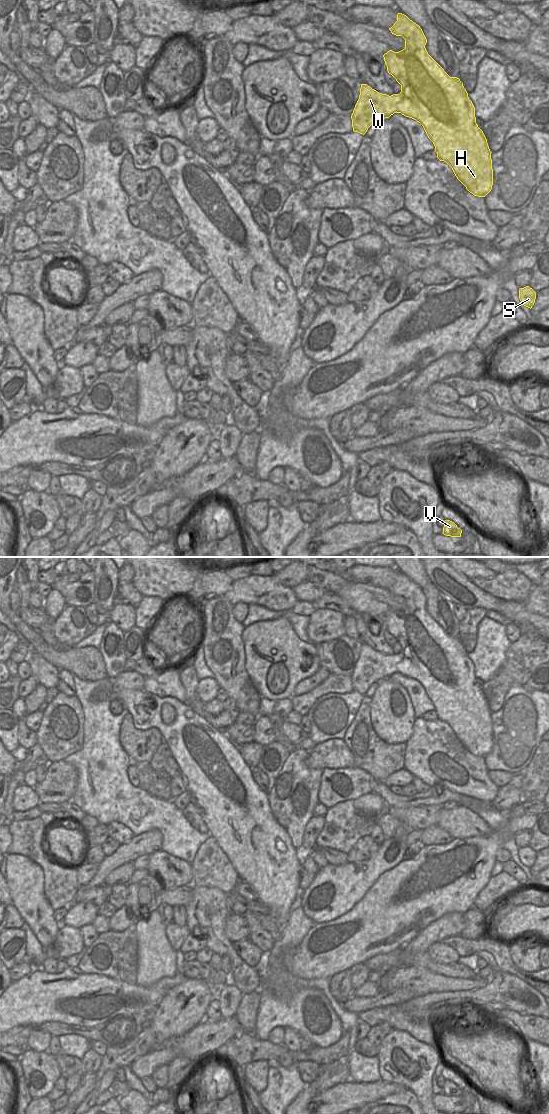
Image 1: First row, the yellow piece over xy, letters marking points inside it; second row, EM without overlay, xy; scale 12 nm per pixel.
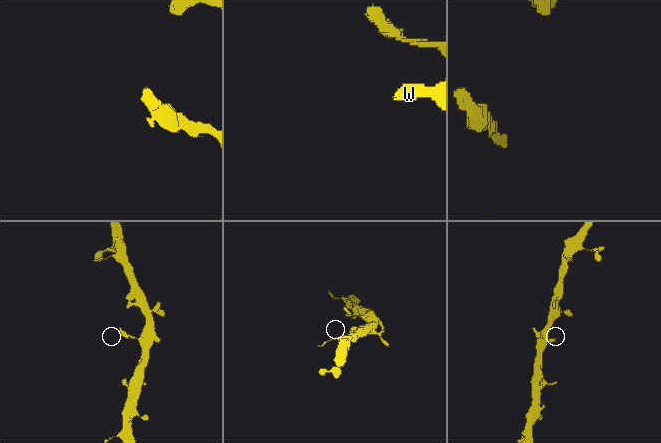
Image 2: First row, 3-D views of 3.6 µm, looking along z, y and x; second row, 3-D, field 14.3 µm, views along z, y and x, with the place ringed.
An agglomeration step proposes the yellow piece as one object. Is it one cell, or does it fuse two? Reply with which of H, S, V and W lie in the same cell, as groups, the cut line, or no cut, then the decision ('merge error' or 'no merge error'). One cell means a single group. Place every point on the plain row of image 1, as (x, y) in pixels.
groups H S V W; cut none; no merge error

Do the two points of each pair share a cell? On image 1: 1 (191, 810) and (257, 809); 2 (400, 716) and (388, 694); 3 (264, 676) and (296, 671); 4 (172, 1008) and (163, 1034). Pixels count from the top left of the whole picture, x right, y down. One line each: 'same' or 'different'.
1: different
2: same
3: same
4: same

